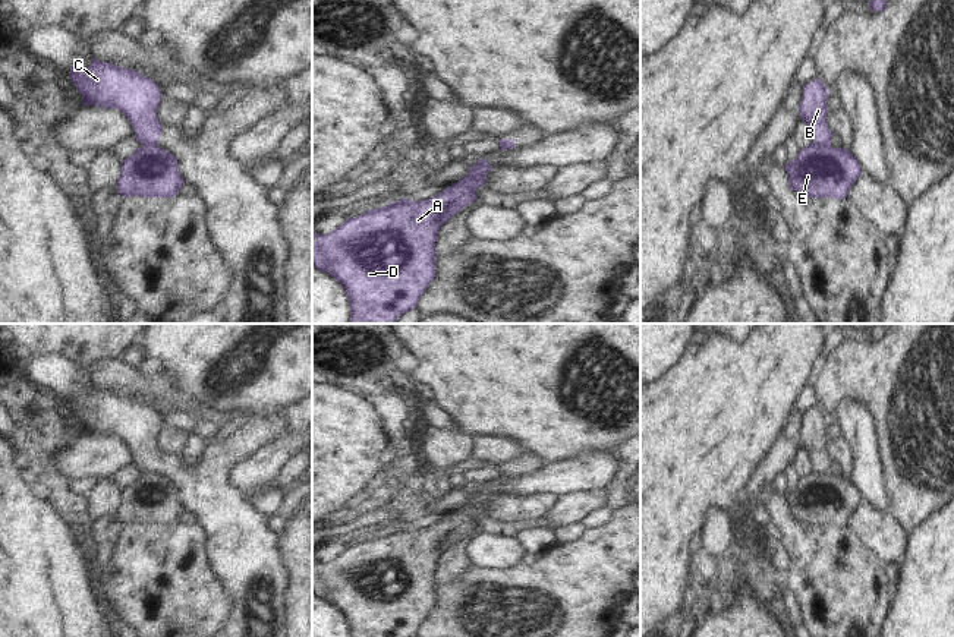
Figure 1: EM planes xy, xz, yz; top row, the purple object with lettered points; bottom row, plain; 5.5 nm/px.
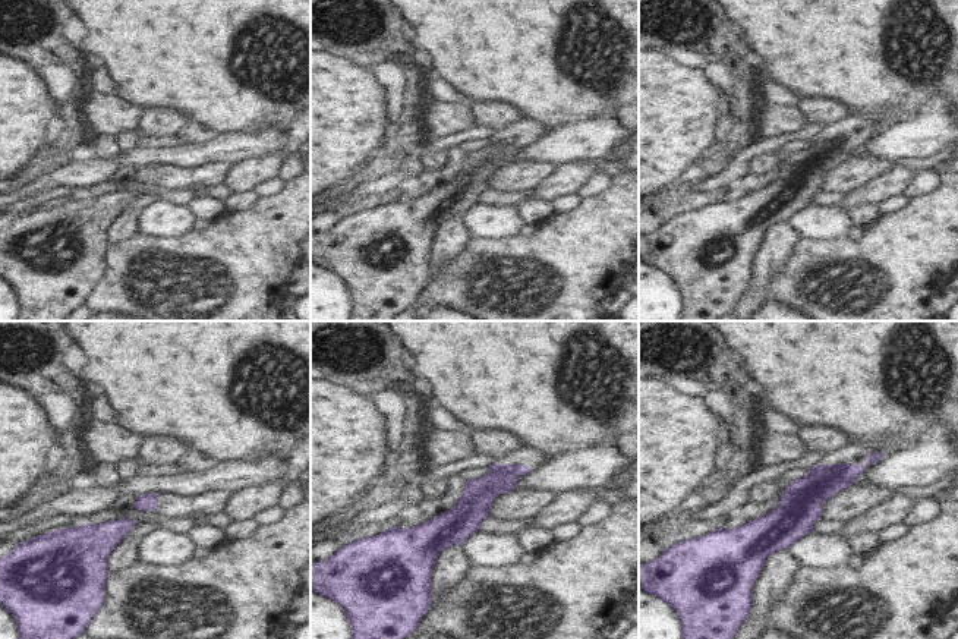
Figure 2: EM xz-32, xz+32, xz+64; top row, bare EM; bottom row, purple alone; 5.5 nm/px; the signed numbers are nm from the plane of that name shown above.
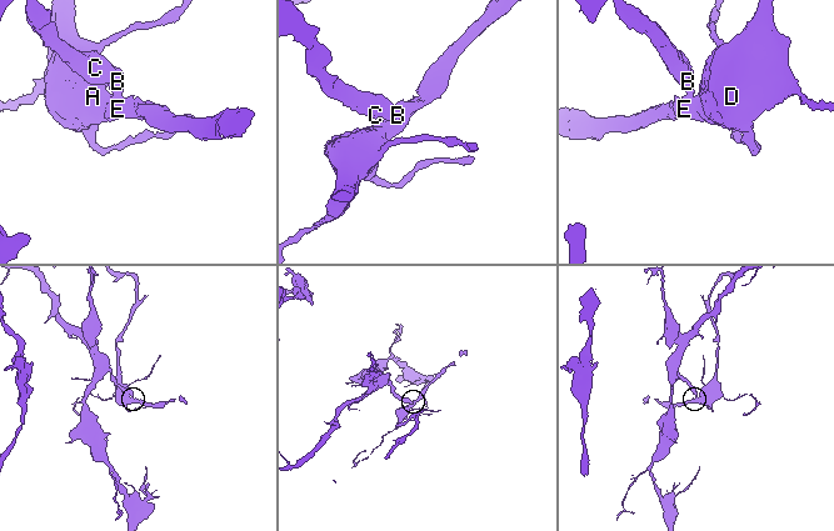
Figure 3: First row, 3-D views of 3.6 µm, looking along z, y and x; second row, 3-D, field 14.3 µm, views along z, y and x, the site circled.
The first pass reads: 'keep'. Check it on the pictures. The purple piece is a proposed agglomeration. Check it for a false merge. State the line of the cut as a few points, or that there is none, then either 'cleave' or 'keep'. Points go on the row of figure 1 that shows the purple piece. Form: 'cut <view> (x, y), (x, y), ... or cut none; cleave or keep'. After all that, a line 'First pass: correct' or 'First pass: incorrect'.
cut yz (812, 142), (818, 147), (830, 147); cleave
First pass: incorrect

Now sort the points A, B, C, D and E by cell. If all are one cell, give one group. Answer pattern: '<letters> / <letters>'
A D E / B C

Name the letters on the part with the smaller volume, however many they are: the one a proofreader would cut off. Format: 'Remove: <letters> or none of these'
Remove: A, D, E

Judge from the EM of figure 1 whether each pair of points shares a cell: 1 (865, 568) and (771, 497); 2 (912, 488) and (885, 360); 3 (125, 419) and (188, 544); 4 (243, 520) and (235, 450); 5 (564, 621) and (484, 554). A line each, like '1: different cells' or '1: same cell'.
1: same cell
2: same cell
3: different cells
4: same cell
5: different cells

